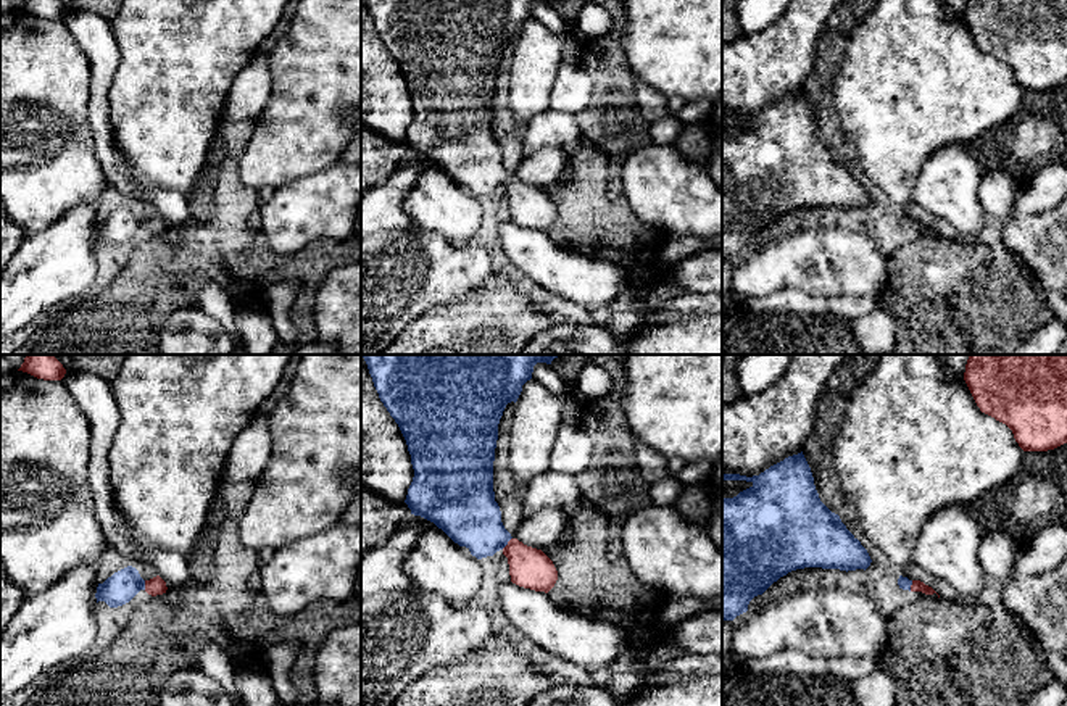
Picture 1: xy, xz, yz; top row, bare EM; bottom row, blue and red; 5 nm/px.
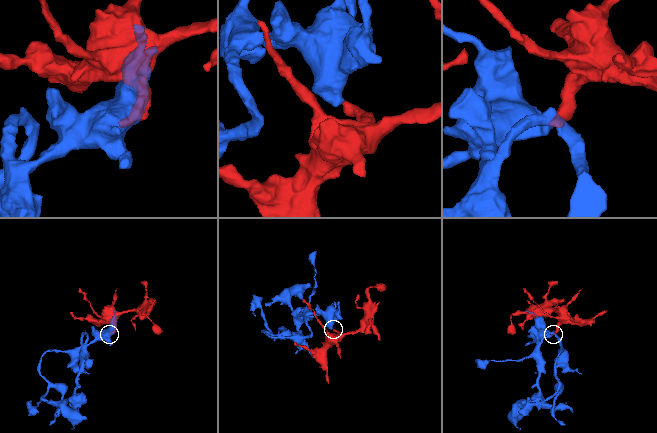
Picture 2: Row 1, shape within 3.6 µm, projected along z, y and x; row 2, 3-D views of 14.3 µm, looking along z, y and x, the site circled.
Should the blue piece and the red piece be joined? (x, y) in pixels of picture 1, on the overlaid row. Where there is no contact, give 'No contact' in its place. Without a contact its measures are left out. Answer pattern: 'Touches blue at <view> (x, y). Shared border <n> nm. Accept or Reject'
Touches blue at xz (506, 544). Shared border 80 nm. Accept

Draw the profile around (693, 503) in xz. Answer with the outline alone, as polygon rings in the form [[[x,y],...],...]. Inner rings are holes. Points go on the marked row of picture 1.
[[[704,484],[685,485],[672,508],[683,519],[704,527],[711,516],[711,498]]]

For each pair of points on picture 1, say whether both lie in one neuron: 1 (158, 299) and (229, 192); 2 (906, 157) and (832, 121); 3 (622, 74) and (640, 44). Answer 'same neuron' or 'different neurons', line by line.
1: same neuron
2: different neurons
3: different neurons

